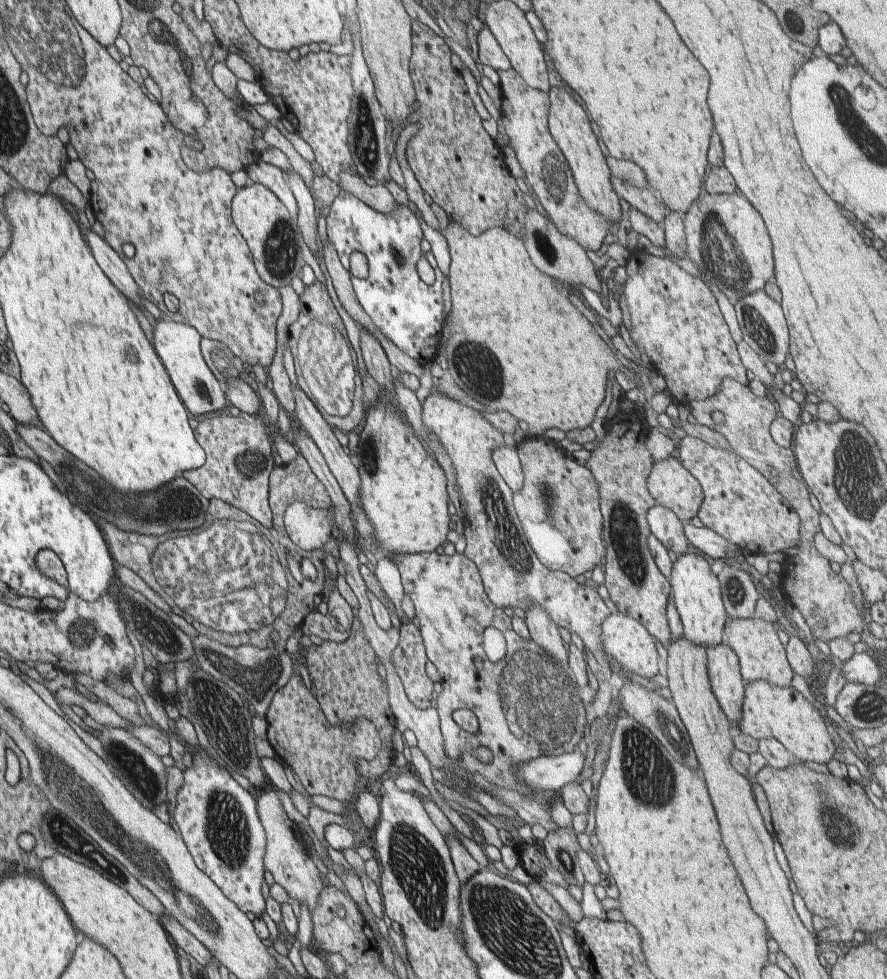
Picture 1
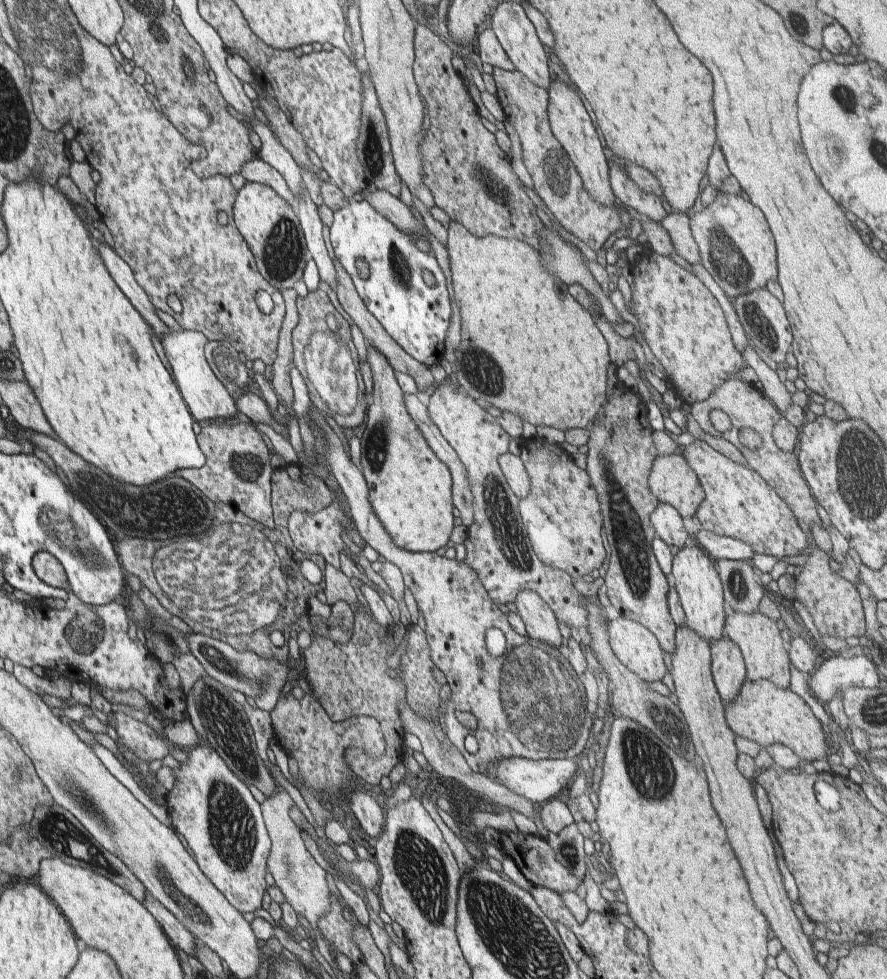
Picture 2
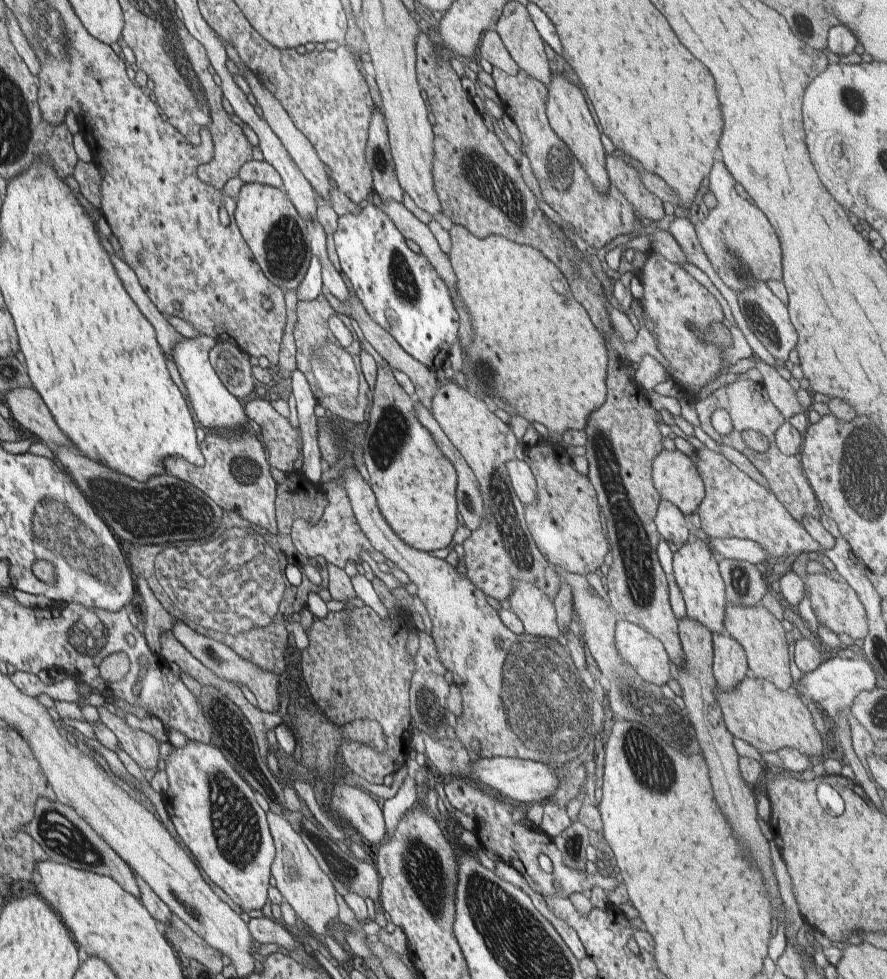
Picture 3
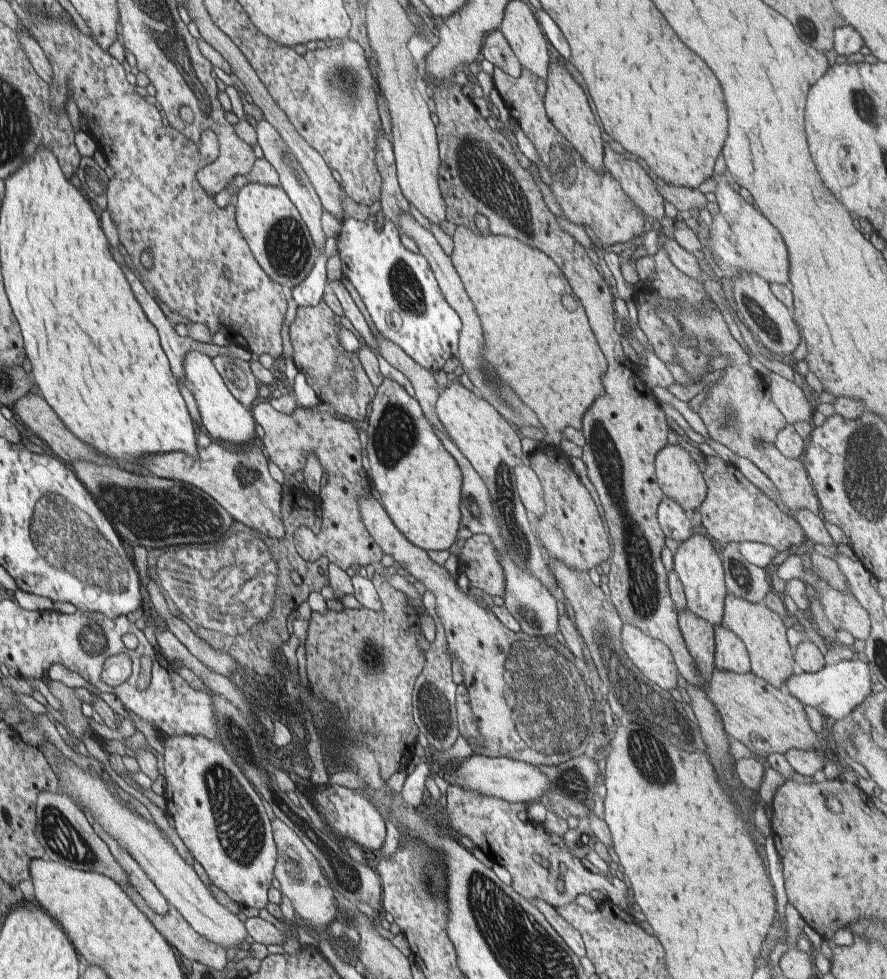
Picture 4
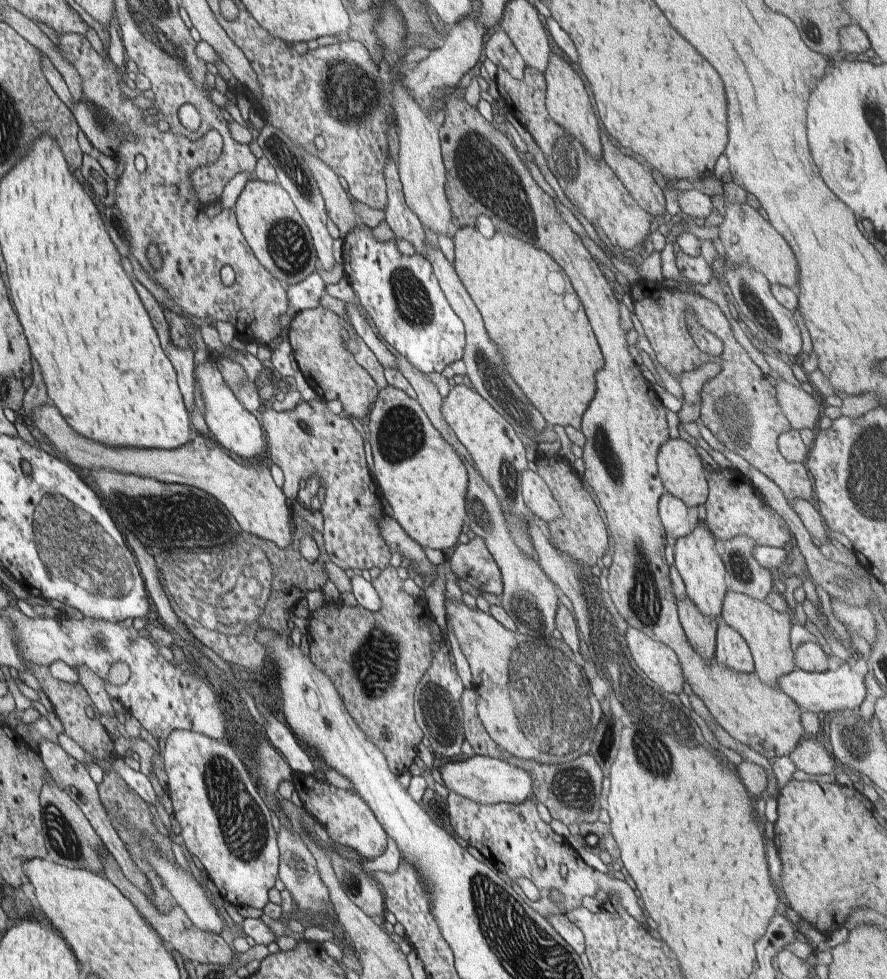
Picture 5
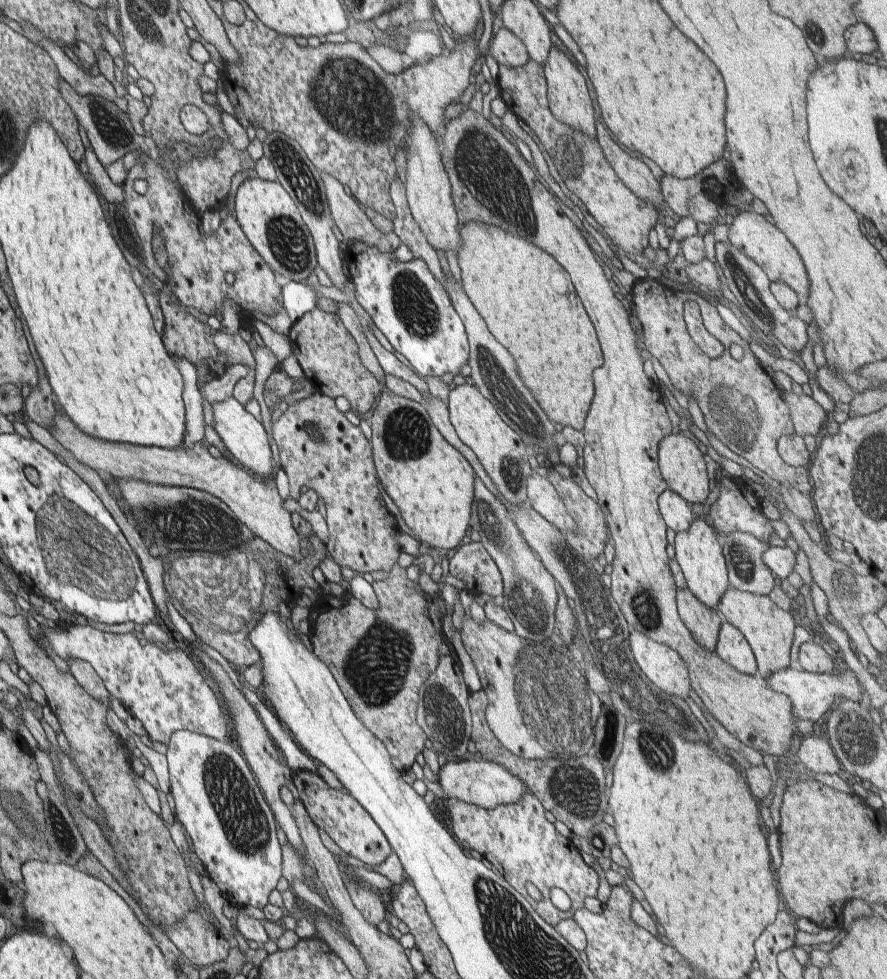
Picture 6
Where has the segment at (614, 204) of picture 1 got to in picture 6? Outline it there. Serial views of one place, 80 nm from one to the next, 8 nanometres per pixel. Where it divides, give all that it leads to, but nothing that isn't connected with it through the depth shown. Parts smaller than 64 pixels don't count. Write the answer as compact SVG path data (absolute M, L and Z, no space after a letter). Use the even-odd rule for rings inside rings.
M553 46L549 50L543 69L545 79L547 80L547 99L549 100L549 109L552 111L552 114L560 122L573 126L576 130L582 131L596 139L597 119L594 117L594 106L590 99L586 78L578 70L578 66L566 56L566 52Z

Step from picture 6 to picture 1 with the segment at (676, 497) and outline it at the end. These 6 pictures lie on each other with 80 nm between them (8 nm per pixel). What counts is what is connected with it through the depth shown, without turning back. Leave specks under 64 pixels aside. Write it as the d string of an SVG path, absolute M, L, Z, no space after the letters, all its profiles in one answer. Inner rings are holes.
M655 504L647 514L651 534L654 535L670 552L681 555L691 549L686 538L681 520L672 509Z

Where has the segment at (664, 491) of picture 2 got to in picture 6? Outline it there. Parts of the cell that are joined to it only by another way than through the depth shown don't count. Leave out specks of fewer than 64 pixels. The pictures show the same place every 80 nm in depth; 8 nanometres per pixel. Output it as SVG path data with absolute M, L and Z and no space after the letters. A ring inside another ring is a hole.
M681 432L677 434L670 433L660 441L658 448L659 469L663 479L667 482L667 486L683 496L686 502L704 503L711 492L710 480L708 479L704 456L696 442Z

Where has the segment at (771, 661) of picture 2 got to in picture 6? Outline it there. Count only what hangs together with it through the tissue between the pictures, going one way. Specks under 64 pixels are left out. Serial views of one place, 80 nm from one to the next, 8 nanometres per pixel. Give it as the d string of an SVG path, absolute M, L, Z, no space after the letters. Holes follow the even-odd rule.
M731 584L721 596L717 608L724 618L738 628L750 643L757 660L758 676L761 679L766 678L773 672L789 667L791 646L797 627L790 611L782 610L777 604L772 602L769 596L741 591Z

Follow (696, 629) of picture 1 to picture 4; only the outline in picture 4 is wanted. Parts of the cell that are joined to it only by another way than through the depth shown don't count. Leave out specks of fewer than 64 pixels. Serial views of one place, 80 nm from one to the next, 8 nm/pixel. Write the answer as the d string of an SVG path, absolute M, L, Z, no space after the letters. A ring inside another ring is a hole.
M693 534L674 554L674 571L683 586L687 608L713 627L722 625L727 592L723 563L710 540L702 534Z

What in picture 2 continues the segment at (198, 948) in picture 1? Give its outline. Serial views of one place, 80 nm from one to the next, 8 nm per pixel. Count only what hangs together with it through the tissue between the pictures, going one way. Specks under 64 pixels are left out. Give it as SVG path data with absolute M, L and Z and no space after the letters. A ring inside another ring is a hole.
M146 890L142 902L168 933L168 938L184 950L188 955L195 956L195 938L193 934L170 912L150 891Z

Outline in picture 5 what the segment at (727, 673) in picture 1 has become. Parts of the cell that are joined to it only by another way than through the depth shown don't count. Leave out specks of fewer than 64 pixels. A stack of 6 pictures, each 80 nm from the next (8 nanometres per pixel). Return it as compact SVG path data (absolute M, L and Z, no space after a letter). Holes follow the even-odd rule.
M721 617L717 618L715 659L720 666L742 673L754 673L754 662L748 644Z

